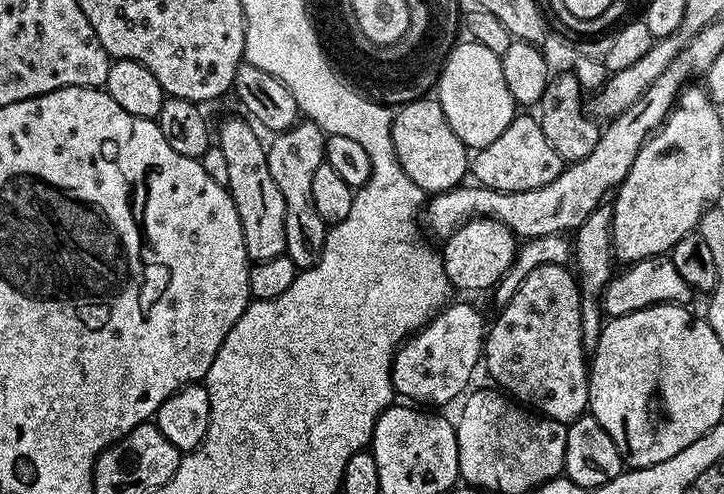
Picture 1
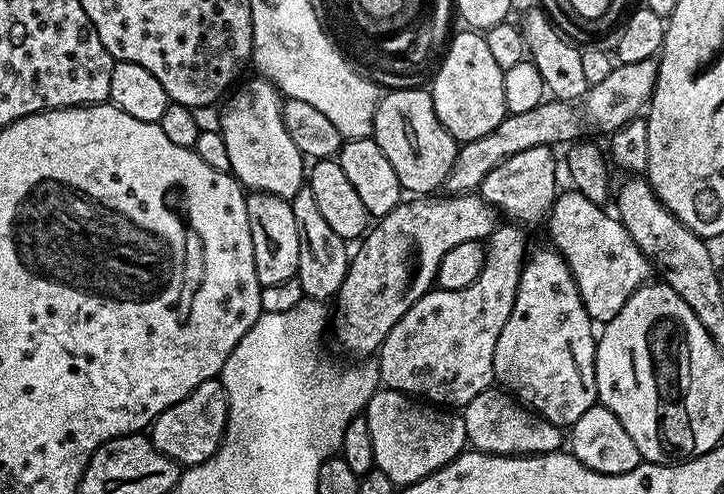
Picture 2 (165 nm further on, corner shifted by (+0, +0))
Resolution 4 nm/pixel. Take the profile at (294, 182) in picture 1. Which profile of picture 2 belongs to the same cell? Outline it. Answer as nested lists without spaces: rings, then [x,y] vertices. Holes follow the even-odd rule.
[[[306,186],[299,188],[290,203],[294,210],[294,222],[298,226],[298,270],[299,280],[305,297],[310,300],[328,302],[339,293],[342,282],[346,278],[346,270],[350,263],[350,248],[334,229],[326,223],[318,210],[318,202],[314,202],[314,194]]]

